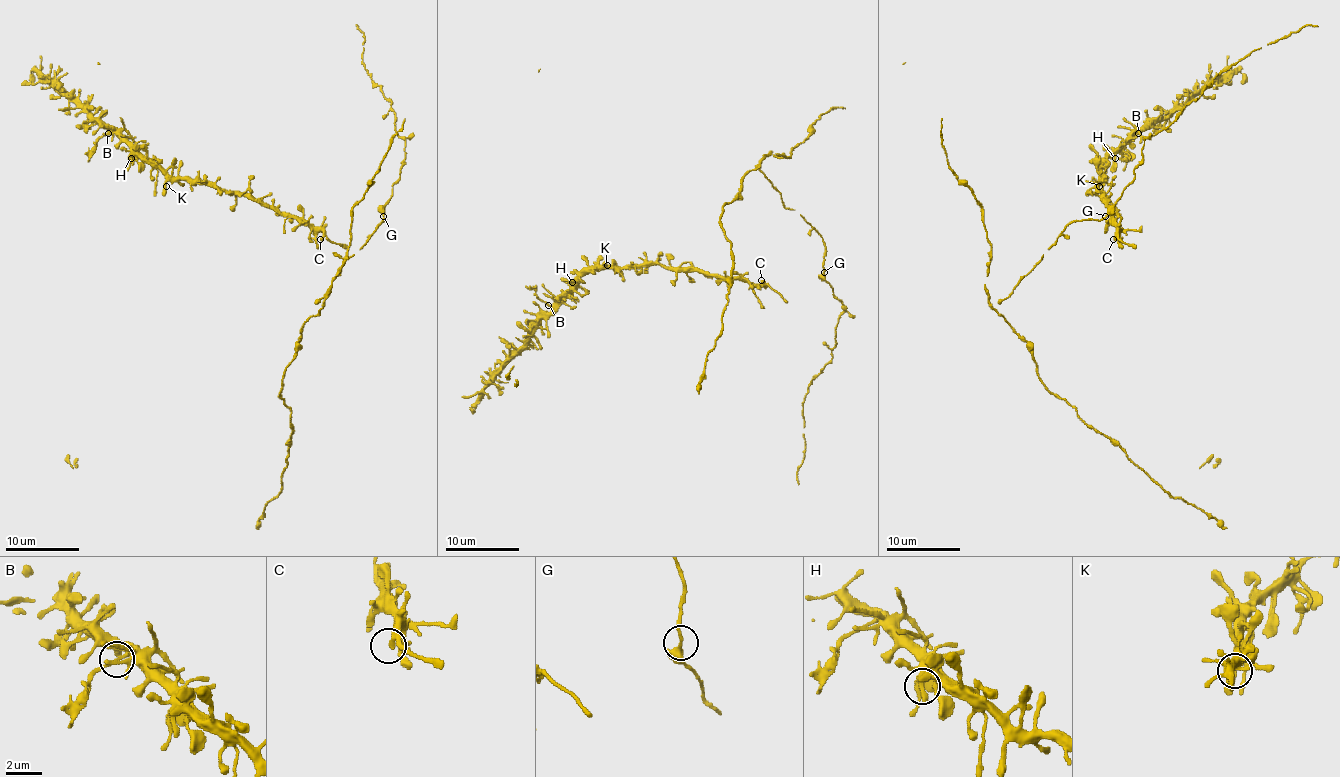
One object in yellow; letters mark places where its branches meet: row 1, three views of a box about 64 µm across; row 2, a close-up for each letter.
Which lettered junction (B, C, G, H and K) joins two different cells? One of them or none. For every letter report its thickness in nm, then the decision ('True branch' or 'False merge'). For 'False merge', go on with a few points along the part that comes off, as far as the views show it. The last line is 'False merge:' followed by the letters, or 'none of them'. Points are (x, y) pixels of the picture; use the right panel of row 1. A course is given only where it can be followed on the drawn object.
B: Thickness 200 nm. False merge. Course of the part to remove: (1139, 132), (1121, 149), (1121, 162)
C: Thickness 200 nm. True branch
G: Thickness 260 nm. True branch
H: Thickness 220 nm. True branch
K: Thickness 260 nm. True branch
False merge: B

